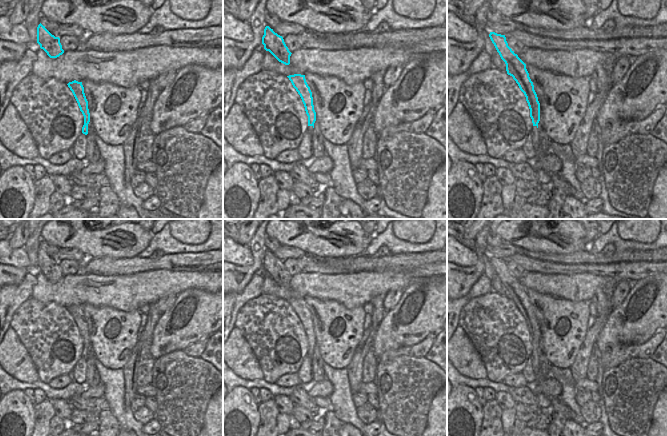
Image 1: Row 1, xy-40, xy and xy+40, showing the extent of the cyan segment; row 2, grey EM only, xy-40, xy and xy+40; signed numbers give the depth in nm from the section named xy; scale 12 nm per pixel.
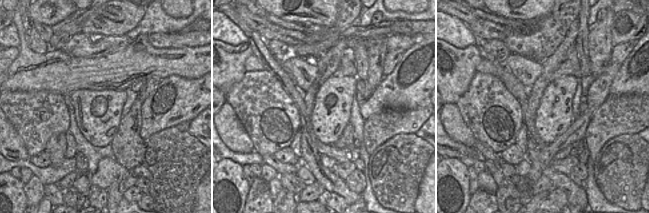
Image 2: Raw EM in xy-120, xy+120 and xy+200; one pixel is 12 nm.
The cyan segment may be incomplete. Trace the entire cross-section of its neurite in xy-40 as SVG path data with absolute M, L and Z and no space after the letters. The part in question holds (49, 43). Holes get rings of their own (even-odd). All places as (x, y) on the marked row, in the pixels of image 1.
M41 23L37 27L37 43L50 58L57 58L64 53L60 38L52 35Z

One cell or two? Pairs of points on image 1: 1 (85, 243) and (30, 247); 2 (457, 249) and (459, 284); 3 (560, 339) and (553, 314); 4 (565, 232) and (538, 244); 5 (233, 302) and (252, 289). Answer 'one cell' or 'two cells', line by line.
1: two cells
2: two cells
3: one cell
4: one cell
5: one cell

